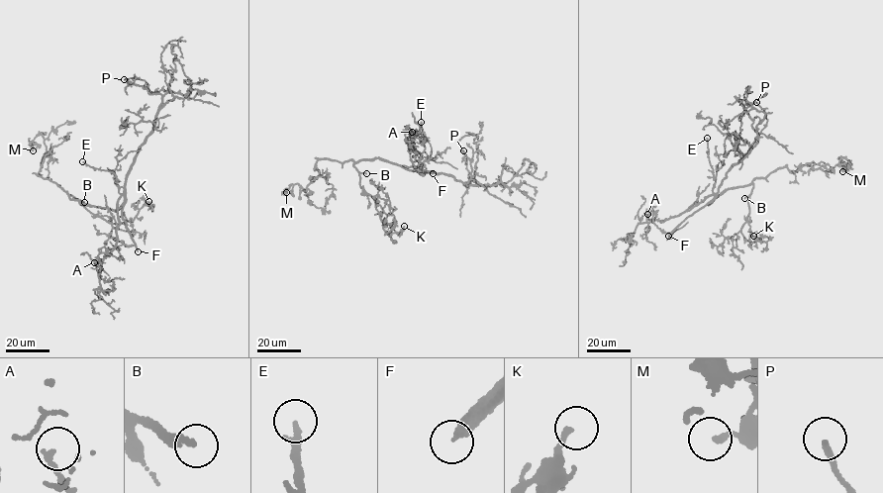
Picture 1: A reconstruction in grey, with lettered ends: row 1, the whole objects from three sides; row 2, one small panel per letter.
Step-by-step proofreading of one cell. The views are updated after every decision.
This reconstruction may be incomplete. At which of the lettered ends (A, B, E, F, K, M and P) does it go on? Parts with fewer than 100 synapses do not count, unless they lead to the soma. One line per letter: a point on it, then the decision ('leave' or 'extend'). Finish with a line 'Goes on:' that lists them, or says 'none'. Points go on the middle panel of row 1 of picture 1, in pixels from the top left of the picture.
A: place (412, 132); leave
B: place (366, 173); extend
E: place (421, 122); leave
F: place (433, 173); extend
K: place (404, 226); leave
M: place (286, 192); leave
P: place (463, 150); leave
Goes on: B, F

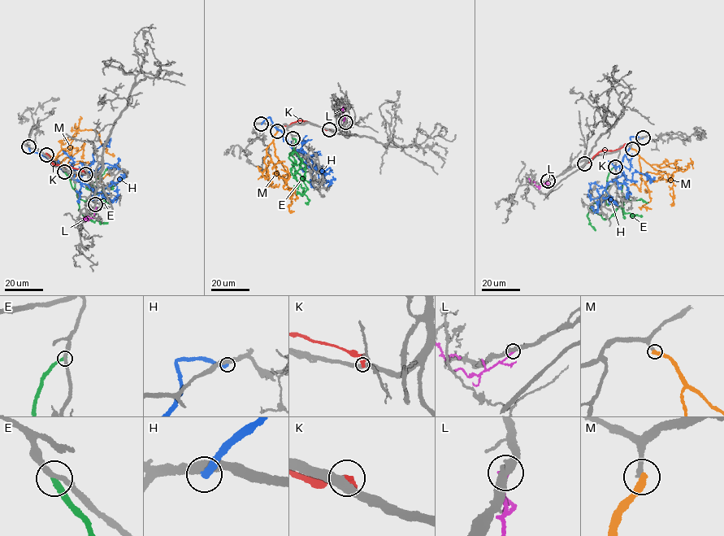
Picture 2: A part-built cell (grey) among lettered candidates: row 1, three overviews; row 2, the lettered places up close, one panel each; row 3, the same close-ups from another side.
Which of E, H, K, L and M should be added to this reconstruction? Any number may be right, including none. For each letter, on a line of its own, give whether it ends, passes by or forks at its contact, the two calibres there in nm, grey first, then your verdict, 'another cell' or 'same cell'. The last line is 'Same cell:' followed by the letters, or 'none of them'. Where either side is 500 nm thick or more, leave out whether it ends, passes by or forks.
E: it ends there; 300 nm thick on the grey side, 320 nm on the other; another cell
H: it ends there; 400 nm thick on the grey side, 320 nm on the other; another cell
K: it ends there; 460 nm thick on the grey side, 320 nm on the other; another cell
L: it ends there; 440 nm thick on the grey side, 280 nm on the other; another cell
M: it ends there; 280 nm thick on the grey side, 380 nm on the other; another cell
Same cell: none of them

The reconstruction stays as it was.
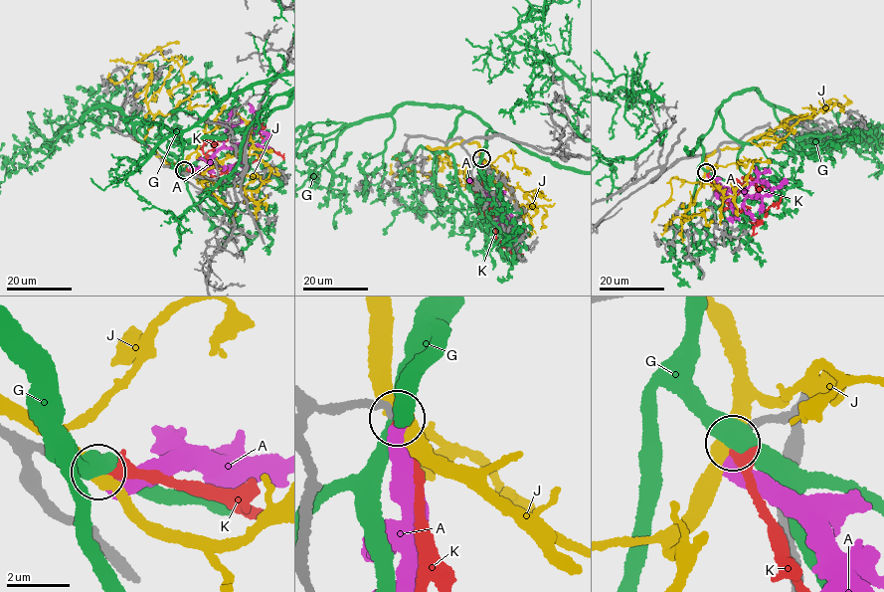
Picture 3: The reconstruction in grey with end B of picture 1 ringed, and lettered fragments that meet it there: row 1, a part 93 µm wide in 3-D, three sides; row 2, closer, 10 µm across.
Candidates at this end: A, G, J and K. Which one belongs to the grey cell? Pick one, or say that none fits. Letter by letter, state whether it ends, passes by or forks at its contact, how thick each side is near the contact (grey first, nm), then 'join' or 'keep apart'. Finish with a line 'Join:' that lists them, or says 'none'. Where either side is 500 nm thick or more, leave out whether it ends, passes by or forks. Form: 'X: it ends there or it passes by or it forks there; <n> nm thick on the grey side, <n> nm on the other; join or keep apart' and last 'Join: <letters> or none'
A: it ends there; 240 nm thick on the grey side, 480 nm on the other; keep apart
G: 300 nm thick on the grey side, 500 nm on the other; keep apart
J: it passes by; 320 nm thick on the grey side, 380 nm on the other; keep apart
K: it passes by; 280 nm thick on the grey side, 240 nm on the other; join
Join: K

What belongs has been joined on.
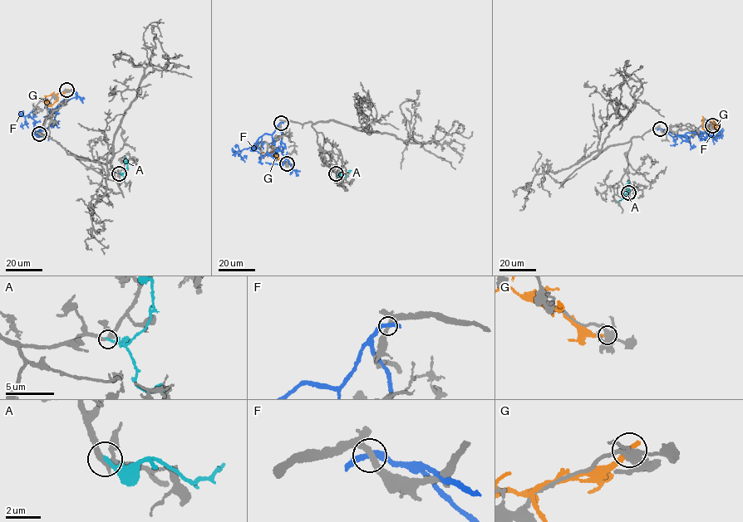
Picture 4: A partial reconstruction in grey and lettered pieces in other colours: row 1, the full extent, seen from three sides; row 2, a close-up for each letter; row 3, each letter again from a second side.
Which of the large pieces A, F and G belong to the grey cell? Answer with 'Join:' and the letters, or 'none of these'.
Join: none of these

